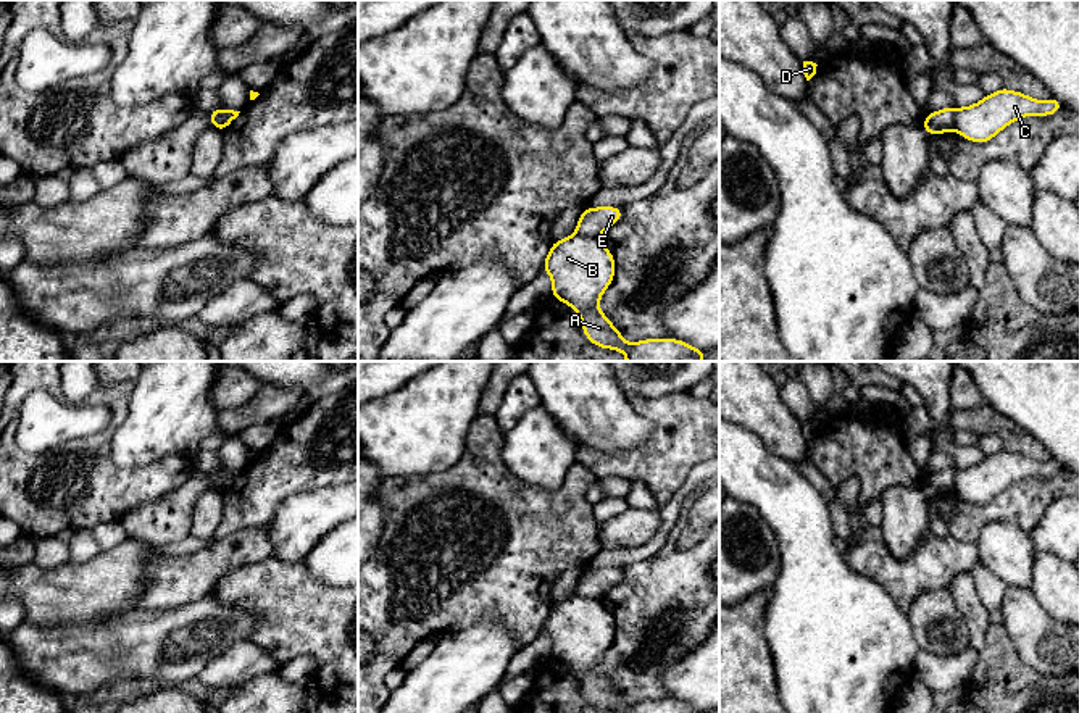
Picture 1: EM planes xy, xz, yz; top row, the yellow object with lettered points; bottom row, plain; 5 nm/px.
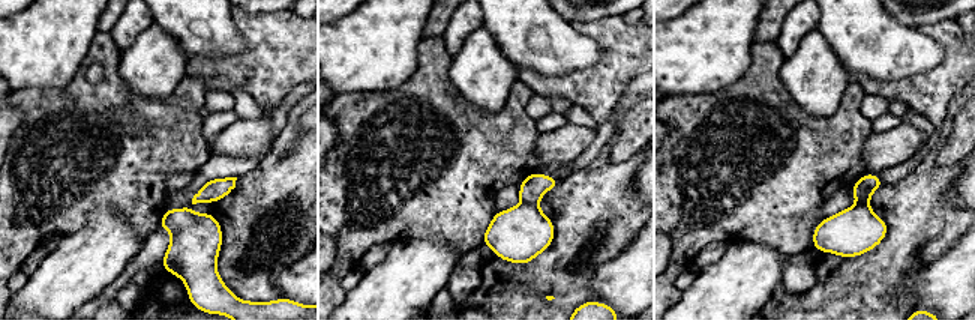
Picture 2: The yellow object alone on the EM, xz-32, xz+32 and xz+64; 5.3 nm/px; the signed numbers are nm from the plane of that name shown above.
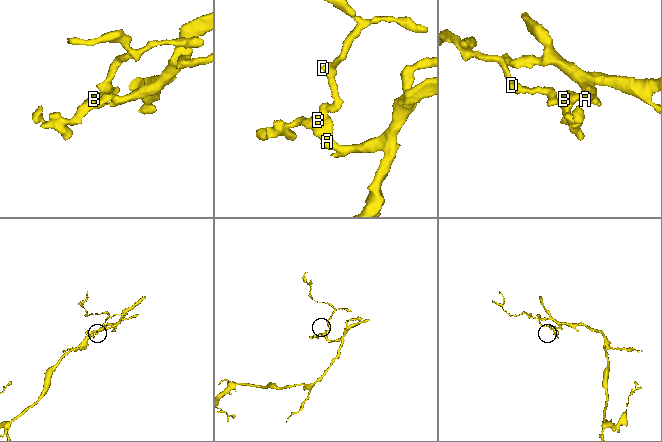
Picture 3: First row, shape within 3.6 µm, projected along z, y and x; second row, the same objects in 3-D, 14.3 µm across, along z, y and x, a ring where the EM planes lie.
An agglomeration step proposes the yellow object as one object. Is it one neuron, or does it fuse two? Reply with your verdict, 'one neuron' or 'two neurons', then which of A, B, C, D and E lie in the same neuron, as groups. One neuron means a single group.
two neurons; A B C / D E

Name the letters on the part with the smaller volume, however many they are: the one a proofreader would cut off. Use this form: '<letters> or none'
D, E

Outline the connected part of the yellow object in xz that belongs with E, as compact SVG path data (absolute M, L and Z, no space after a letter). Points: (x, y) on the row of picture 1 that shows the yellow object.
M585 206L581 213L576 232L587 237L600 237L610 226L623 218L621 206Z

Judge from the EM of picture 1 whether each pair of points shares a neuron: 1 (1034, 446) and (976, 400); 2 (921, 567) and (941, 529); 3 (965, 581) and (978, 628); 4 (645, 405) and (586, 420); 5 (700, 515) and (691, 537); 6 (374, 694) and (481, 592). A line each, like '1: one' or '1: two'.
1: two
2: two
3: one
4: two
5: one
6: one

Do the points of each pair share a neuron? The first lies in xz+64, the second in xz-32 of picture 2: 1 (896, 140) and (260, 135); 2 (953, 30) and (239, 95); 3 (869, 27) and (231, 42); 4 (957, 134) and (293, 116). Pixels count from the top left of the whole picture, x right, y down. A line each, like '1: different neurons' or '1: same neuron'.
1: same neuron
2: different neurons
3: same neuron
4: different neurons

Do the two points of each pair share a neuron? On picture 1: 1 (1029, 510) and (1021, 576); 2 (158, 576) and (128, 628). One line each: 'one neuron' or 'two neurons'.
1: two neurons
2: two neurons

